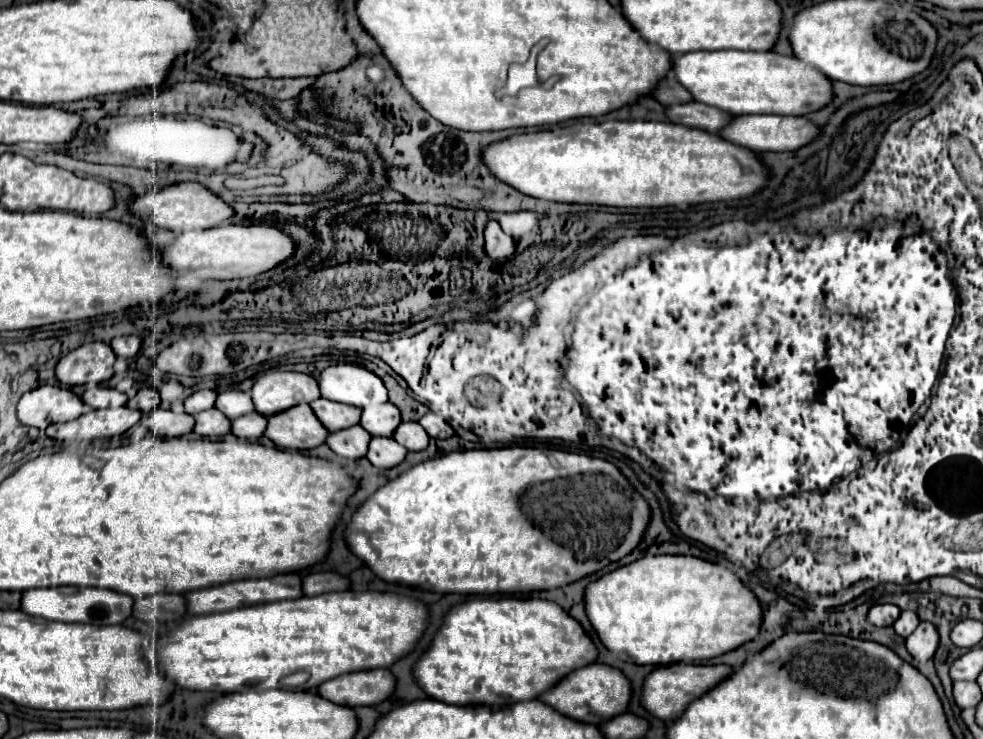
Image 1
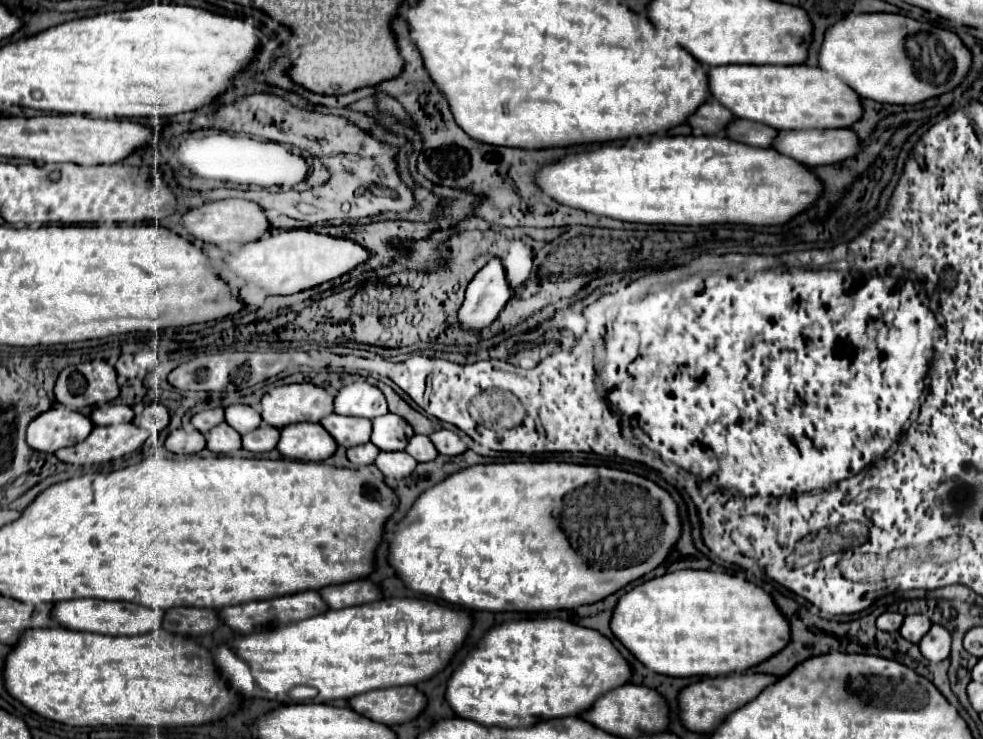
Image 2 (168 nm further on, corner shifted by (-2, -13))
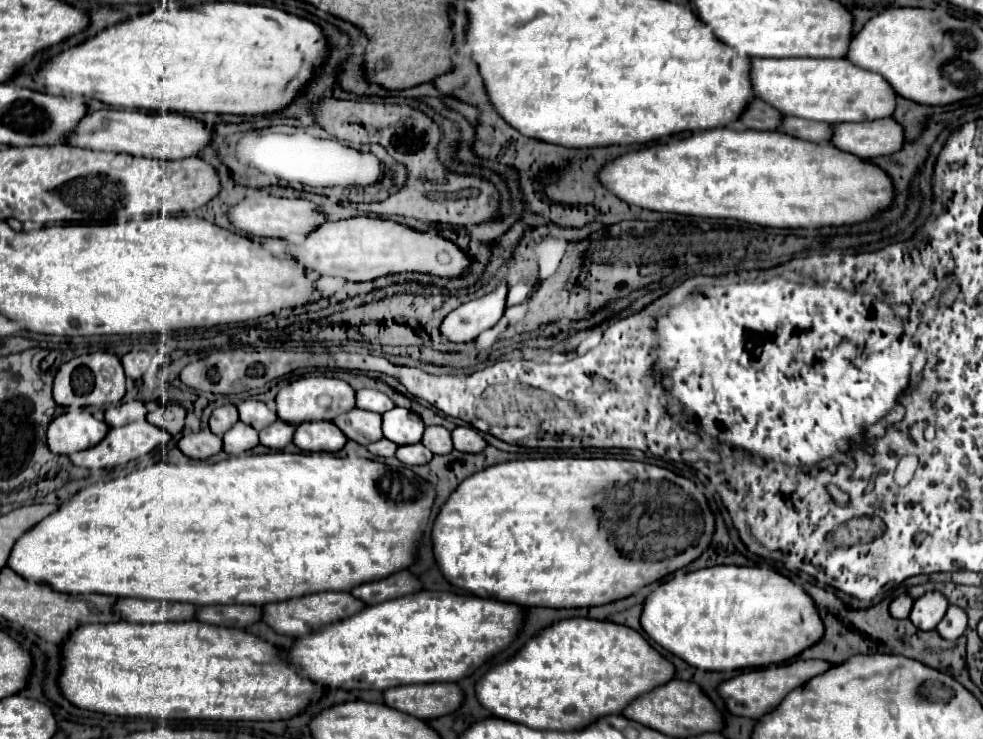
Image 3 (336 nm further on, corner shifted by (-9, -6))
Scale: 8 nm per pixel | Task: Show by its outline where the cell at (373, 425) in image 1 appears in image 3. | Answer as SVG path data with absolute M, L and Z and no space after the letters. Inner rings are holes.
M392 408L388 414L382 414L382 432L388 440L402 444L416 444L422 438L424 422L422 418L406 408Z

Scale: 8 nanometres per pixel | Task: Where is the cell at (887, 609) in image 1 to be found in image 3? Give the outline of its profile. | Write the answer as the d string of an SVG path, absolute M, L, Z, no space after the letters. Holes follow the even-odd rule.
M900 594L892 604L890 604L890 614L892 614L892 618L898 618L898 620L902 620L902 618L908 618L908 614L910 614L910 610L912 610L912 598L908 596L908 594Z

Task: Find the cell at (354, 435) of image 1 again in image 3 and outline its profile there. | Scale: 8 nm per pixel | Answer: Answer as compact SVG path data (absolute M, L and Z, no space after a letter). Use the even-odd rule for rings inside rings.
M382 438L382 440L378 440L378 442L368 444L366 448L368 448L368 452L370 452L370 454L374 454L374 456L394 456L394 452L396 452L396 448L398 448L398 446L396 446L394 442L390 442L390 440Z

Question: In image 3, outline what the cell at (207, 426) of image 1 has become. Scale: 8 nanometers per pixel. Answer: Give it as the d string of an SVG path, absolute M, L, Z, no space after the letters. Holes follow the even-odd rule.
M236 422L222 436L222 440L224 440L224 452L238 456L258 444L258 432L252 426L246 426L244 422Z

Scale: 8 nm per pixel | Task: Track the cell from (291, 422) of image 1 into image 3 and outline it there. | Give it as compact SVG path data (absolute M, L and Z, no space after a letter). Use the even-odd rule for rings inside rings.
M320 420L296 426L292 442L304 452L338 452L346 444L346 438L336 430L334 422Z

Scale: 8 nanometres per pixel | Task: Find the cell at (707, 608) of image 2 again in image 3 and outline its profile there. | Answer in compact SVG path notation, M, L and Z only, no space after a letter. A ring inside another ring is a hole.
M712 566L712 568L702 568L702 570L694 570L694 572L672 576L664 584L658 584L646 596L644 610L640 614L640 624L642 624L644 632L648 634L648 638L652 638L666 652L682 658L686 664L690 664L694 668L718 670L718 672L732 672L732 670L742 670L742 668L764 668L764 666L770 666L770 664L782 664L782 662L798 656L808 646L812 646L812 642L818 642L822 638L822 632L824 632L822 620L820 620L820 616L816 612L816 606L814 606L812 598L800 586L796 586L792 580L784 578L782 574L778 574L774 570L768 570L768 568L758 568L758 566L752 566L752 568L748 568L748 566Z

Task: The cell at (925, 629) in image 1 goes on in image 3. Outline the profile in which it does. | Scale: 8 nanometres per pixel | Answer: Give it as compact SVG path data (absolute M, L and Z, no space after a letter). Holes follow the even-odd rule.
M950 606L946 616L940 620L940 624L936 626L936 632L944 638L944 640L956 640L964 634L966 630L966 612L958 606Z

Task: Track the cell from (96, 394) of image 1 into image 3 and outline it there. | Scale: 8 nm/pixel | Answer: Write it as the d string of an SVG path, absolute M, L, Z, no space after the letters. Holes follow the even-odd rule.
M124 402L124 404L112 404L106 408L104 418L108 426L122 426L134 420L142 420L146 416L146 406L142 402Z

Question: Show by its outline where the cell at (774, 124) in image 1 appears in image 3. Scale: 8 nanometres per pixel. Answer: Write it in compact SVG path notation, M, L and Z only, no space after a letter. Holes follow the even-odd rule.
M892 118L858 124L834 124L830 138L830 144L834 148L864 160L894 154L896 150L900 150L902 142L902 126Z

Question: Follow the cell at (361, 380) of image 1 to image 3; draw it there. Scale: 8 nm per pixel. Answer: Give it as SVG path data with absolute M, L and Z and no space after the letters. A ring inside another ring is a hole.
M358 390L356 392L356 406L362 410L372 410L384 414L394 408L394 402L380 390Z

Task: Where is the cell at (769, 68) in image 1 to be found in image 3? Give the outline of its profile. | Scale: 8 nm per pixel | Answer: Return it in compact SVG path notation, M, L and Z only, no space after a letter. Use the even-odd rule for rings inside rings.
M752 58L750 60L750 84L762 102L768 102L772 108L782 112L784 116L798 116L816 122L860 122L860 120L878 120L892 116L896 106L896 94L888 82L880 74L868 72L864 68L854 66L846 58Z

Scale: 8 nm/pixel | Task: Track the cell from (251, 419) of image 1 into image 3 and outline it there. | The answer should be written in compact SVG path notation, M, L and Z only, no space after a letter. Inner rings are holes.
M276 420L272 422L272 426L266 426L264 430L260 430L260 444L266 448L280 450L288 442L292 442L292 436L294 436L294 426L282 420Z

